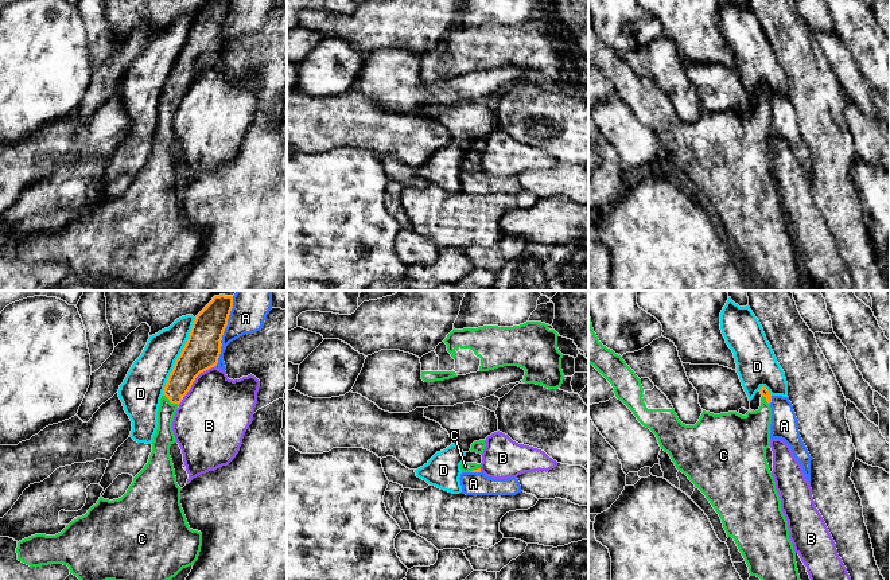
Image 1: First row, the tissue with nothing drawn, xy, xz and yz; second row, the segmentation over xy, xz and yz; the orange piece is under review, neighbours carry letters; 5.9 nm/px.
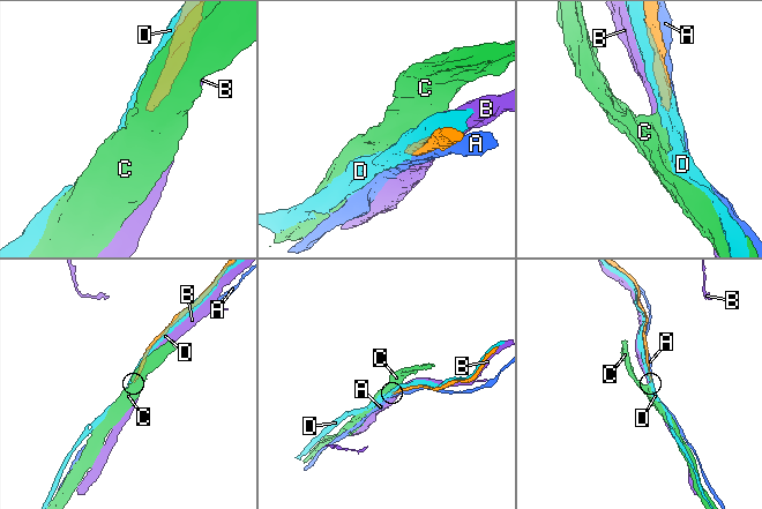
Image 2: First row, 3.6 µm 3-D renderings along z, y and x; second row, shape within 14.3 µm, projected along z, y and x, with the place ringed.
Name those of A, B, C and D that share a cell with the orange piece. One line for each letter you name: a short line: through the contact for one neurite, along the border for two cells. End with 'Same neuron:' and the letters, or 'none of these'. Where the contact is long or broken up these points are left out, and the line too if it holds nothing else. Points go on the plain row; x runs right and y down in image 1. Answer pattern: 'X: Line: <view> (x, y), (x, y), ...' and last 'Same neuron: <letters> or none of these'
C: Line: xy (189, 63), (173, 92), (171, 101), (164, 116), (164, 135)
Same neuron: C

